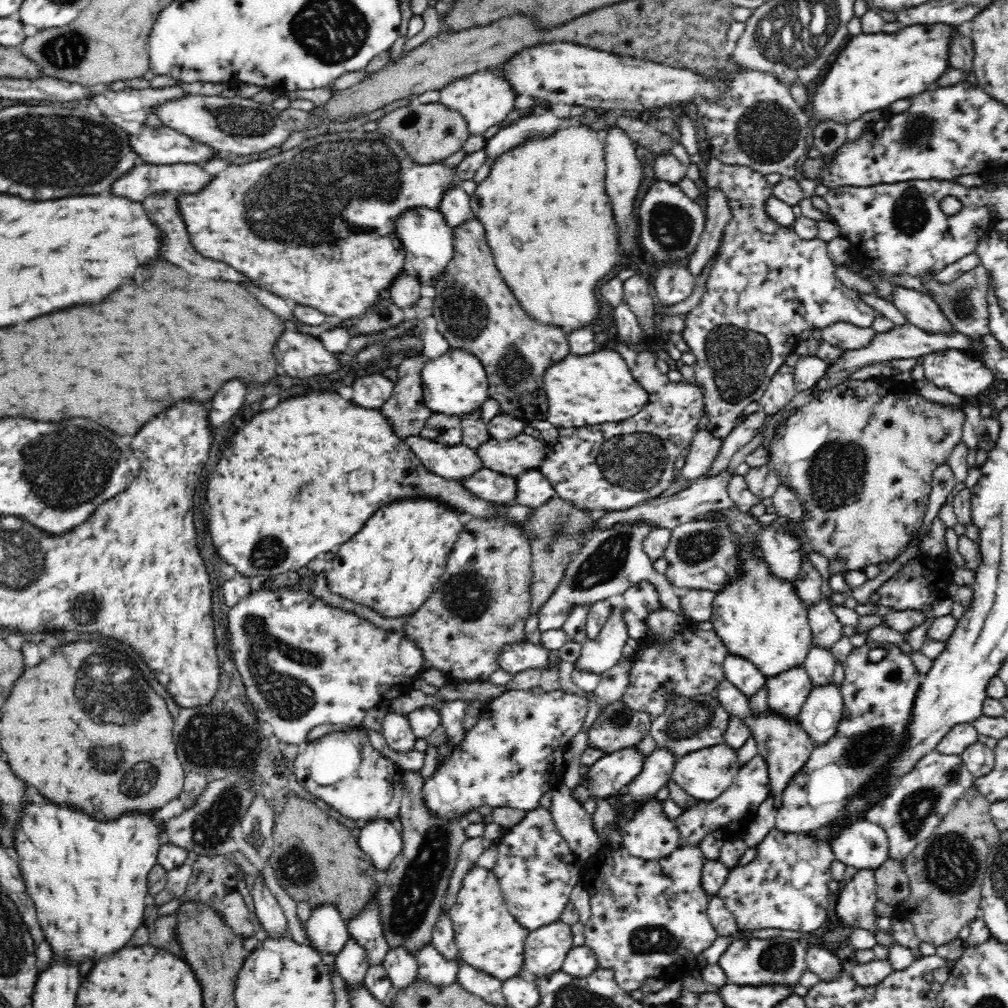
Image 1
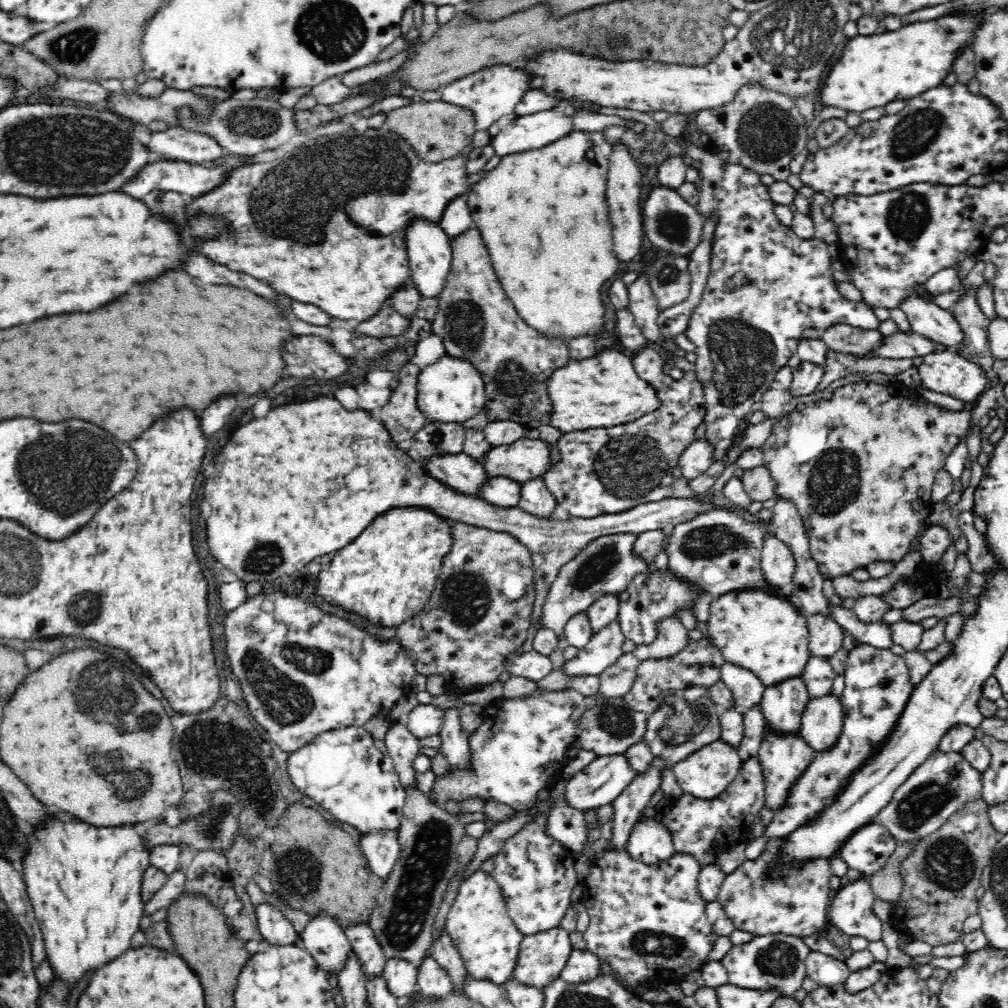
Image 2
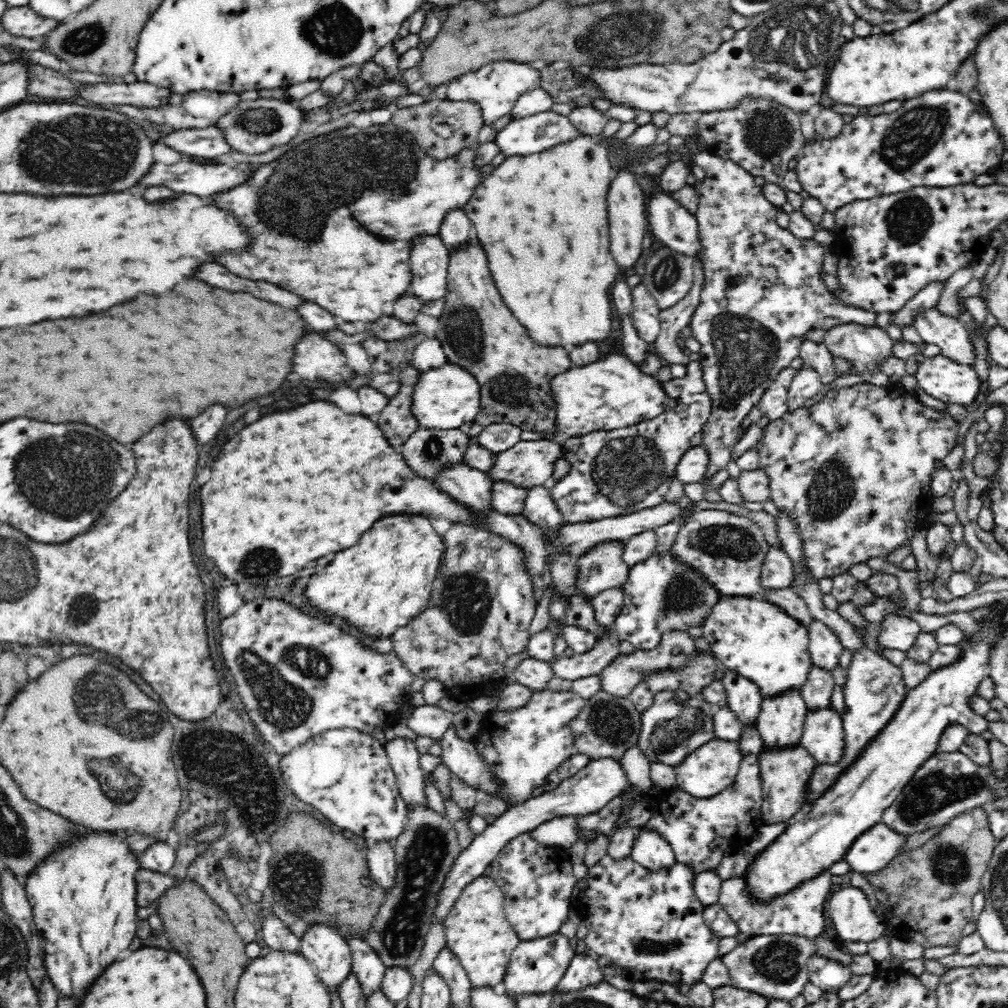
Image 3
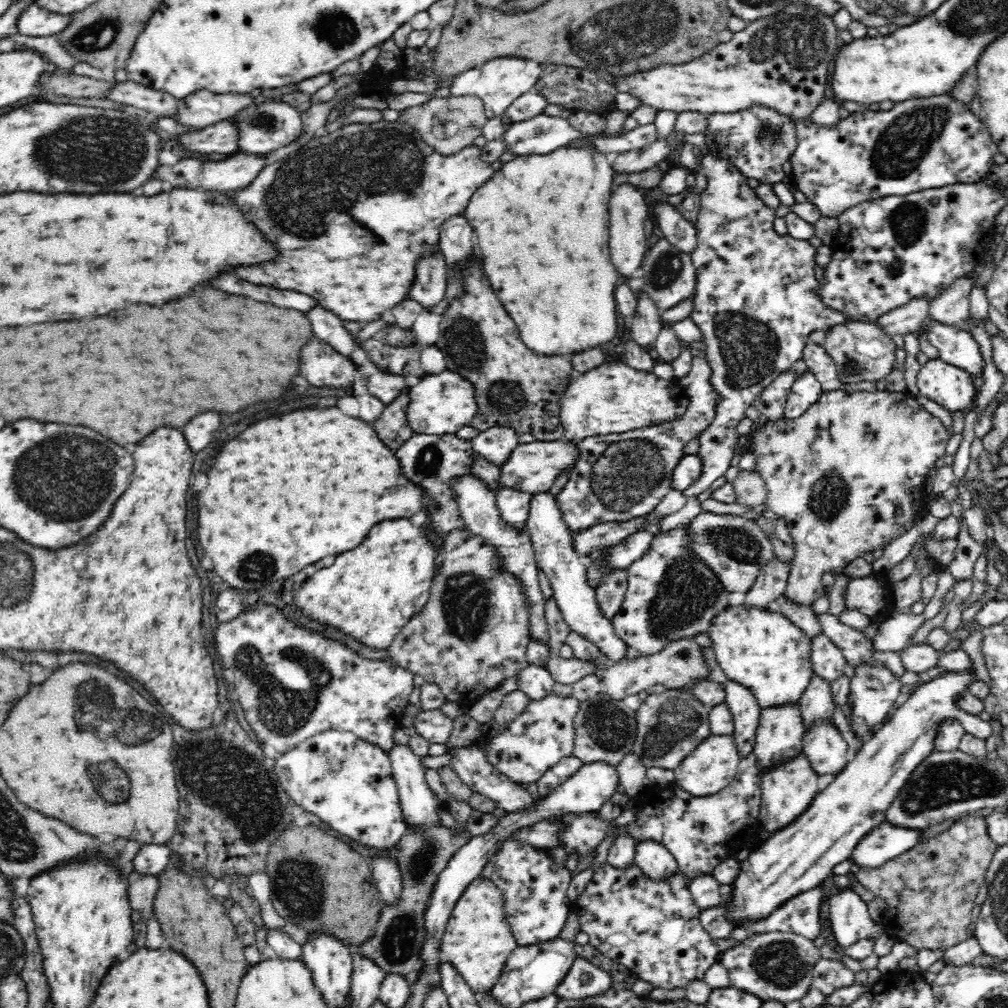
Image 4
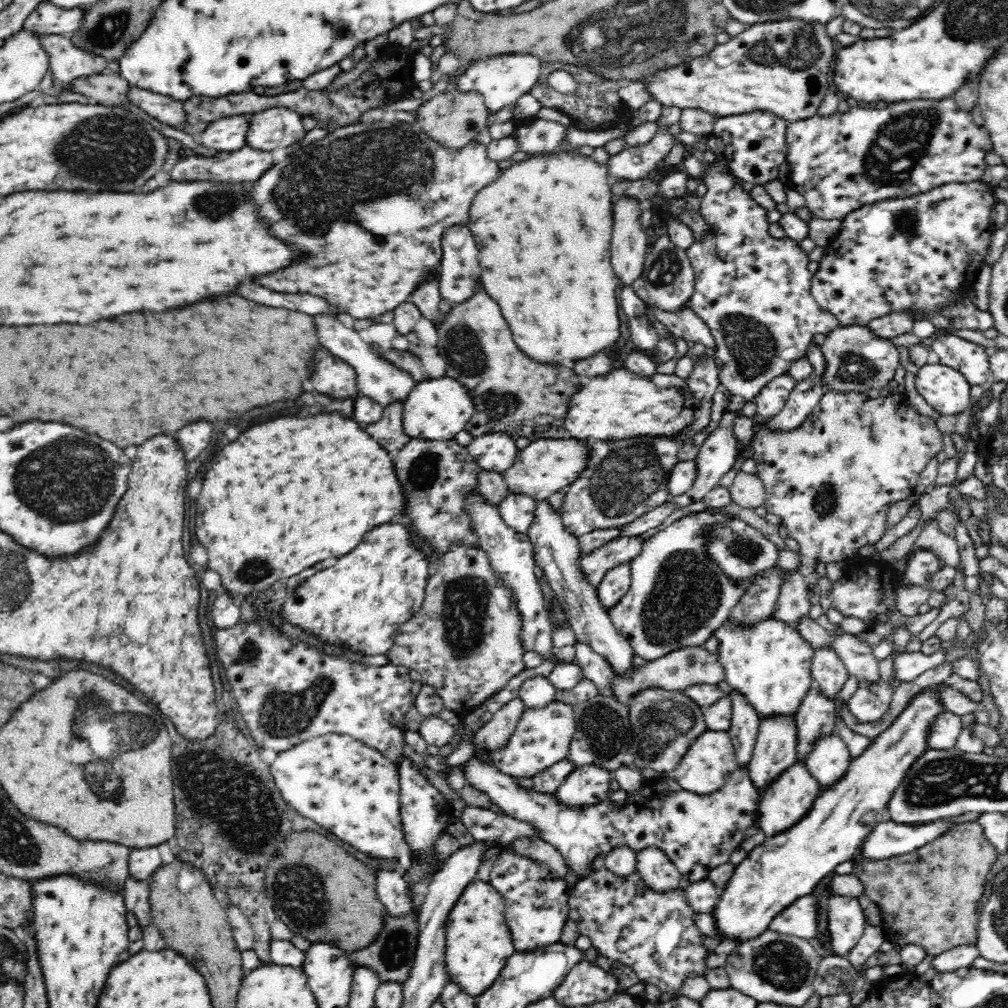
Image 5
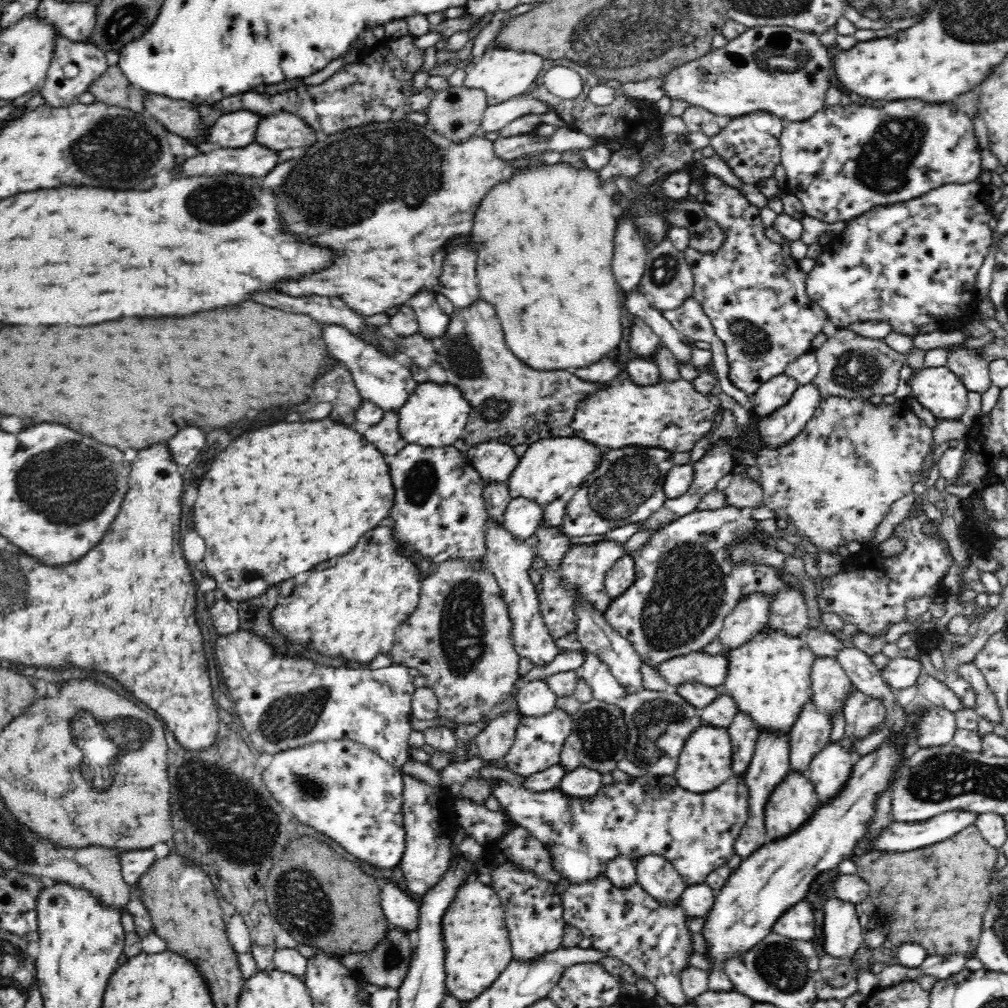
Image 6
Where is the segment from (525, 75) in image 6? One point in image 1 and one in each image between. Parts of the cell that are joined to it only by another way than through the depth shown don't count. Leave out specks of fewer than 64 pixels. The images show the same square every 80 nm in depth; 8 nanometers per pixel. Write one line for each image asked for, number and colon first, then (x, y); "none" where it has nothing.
1: (485, 98)
2: (492, 93)
3: (496, 86)
4: (498, 82)
5: (501, 79)

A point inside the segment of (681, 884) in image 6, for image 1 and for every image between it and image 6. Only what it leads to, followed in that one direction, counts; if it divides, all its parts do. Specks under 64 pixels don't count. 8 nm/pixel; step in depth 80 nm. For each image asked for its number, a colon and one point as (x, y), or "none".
1: (649, 834)
2: (650, 842)
3: (650, 850)
4: (656, 862)
5: (657, 871)

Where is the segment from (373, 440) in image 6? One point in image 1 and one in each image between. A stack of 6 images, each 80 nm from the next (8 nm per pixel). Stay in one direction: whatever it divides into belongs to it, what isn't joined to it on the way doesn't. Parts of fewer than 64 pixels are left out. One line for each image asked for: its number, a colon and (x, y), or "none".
1: (405, 409)
2: (402, 419)
3: (396, 420)
4: (391, 425)
5: (388, 432)

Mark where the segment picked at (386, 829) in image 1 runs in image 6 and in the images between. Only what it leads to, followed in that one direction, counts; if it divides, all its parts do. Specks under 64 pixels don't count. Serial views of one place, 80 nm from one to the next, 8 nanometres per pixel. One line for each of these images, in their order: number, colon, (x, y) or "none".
2: (381, 848)
3: (380, 856)
4: (386, 873)
5: (393, 892)
6: (401, 911)

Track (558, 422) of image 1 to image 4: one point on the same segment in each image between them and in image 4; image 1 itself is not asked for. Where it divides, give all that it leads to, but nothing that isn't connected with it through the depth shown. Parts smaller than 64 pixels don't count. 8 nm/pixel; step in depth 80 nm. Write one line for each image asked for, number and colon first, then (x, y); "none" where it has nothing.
2: (605, 390)
3: (614, 393)
4: (616, 398)

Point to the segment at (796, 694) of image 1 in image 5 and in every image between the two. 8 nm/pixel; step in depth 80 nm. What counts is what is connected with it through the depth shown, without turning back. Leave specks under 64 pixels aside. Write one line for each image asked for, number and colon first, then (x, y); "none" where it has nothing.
2: (782, 706)
3: (780, 724)
4: (779, 738)
5: (775, 748)

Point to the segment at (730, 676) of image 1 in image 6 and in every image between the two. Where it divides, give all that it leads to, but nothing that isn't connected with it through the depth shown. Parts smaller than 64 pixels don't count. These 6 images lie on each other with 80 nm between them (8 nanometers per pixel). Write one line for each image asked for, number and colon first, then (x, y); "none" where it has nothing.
2: (747, 690)
3: (743, 697)
4: (743, 706)
5: (745, 722)
6: (744, 734)

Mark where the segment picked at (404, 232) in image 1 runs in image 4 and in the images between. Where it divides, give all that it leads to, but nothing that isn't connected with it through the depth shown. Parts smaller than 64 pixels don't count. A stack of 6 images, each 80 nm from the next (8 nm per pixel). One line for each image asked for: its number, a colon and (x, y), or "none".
2: (429, 249)
3: (430, 259)
4: (428, 289)

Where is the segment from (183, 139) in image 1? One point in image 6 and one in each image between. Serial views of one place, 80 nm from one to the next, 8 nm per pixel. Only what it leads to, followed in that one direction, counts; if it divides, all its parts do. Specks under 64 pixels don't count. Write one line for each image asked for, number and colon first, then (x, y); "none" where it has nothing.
2: (177, 143)
3: (210, 142)
4: (221, 137)
5: (229, 133)
6: (237, 129)

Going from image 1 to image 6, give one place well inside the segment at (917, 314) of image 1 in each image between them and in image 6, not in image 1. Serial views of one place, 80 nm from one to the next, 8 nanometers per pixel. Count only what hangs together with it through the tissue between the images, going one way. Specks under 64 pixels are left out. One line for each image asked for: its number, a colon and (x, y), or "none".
2: (927, 319)
3: (954, 339)
4: (955, 346)
5: (970, 359)
6: (973, 371)

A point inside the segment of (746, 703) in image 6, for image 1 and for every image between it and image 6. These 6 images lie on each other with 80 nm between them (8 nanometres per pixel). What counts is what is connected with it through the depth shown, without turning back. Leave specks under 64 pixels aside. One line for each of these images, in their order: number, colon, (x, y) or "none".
1: (759, 617)
2: (758, 631)
3: (753, 638)
4: (762, 650)
5: (768, 663)

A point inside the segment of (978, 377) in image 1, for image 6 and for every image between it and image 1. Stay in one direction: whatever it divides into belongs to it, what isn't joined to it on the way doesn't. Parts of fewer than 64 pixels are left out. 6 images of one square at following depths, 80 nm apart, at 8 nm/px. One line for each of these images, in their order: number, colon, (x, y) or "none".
2: (946, 372)
3: (953, 383)
4: (951, 387)
5: (944, 388)
6: (937, 389)

